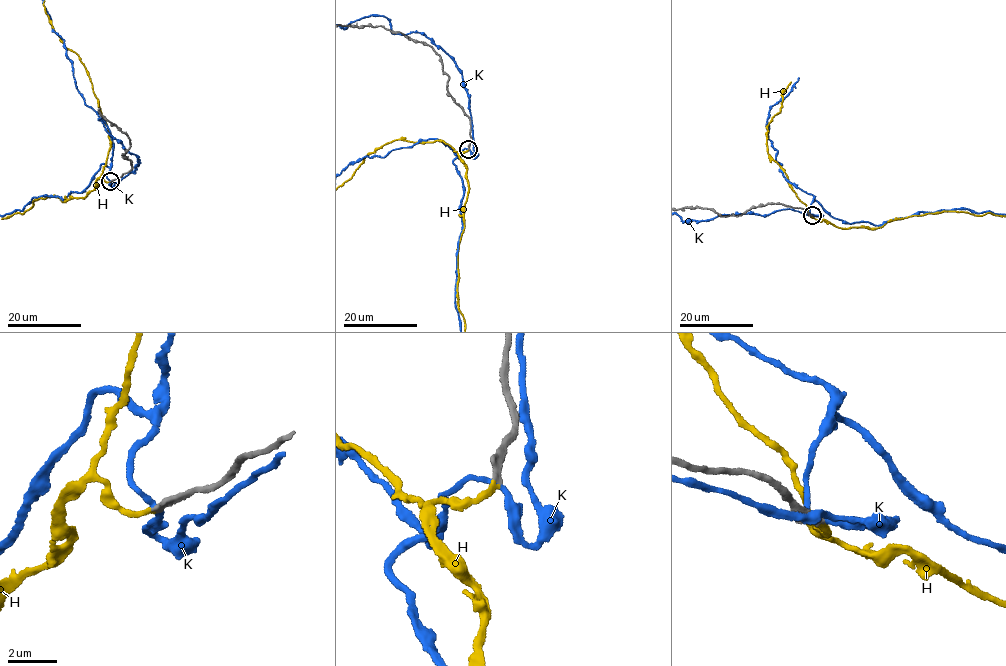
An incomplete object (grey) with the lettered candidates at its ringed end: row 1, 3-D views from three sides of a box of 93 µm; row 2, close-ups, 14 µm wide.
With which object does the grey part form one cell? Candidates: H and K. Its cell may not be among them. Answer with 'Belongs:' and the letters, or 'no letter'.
Belongs: H

